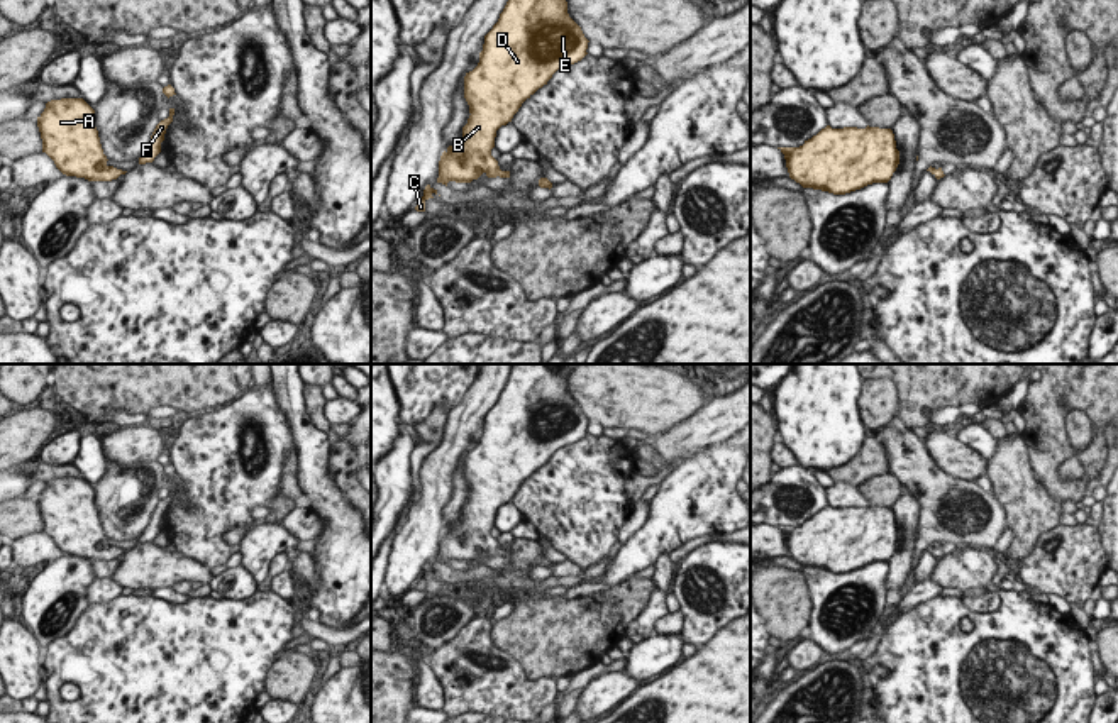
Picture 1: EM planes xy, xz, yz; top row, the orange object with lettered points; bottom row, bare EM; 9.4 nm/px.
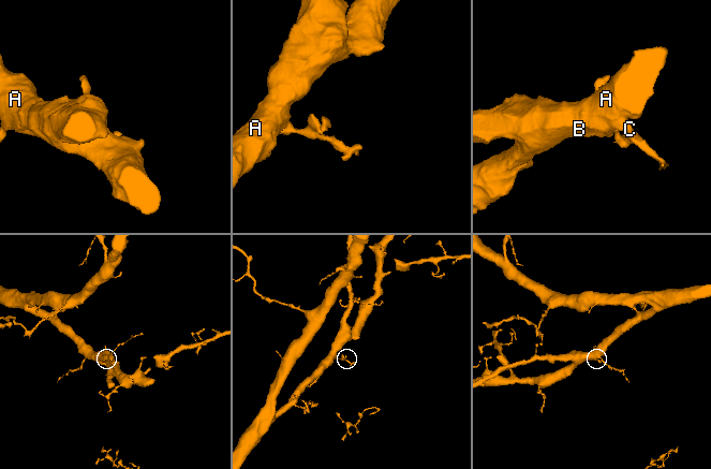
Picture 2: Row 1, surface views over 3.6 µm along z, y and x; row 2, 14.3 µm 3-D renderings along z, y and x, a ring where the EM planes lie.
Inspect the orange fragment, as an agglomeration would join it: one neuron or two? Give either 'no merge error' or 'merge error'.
no merge error

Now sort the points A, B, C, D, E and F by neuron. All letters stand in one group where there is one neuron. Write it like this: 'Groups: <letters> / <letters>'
Groups: A B C D E F.

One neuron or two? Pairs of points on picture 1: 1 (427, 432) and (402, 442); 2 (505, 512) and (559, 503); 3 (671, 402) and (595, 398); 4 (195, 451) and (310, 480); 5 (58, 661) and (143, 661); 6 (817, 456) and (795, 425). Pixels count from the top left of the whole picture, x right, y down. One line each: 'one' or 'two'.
1: two
2: two
3: one
4: two
5: one
6: one

